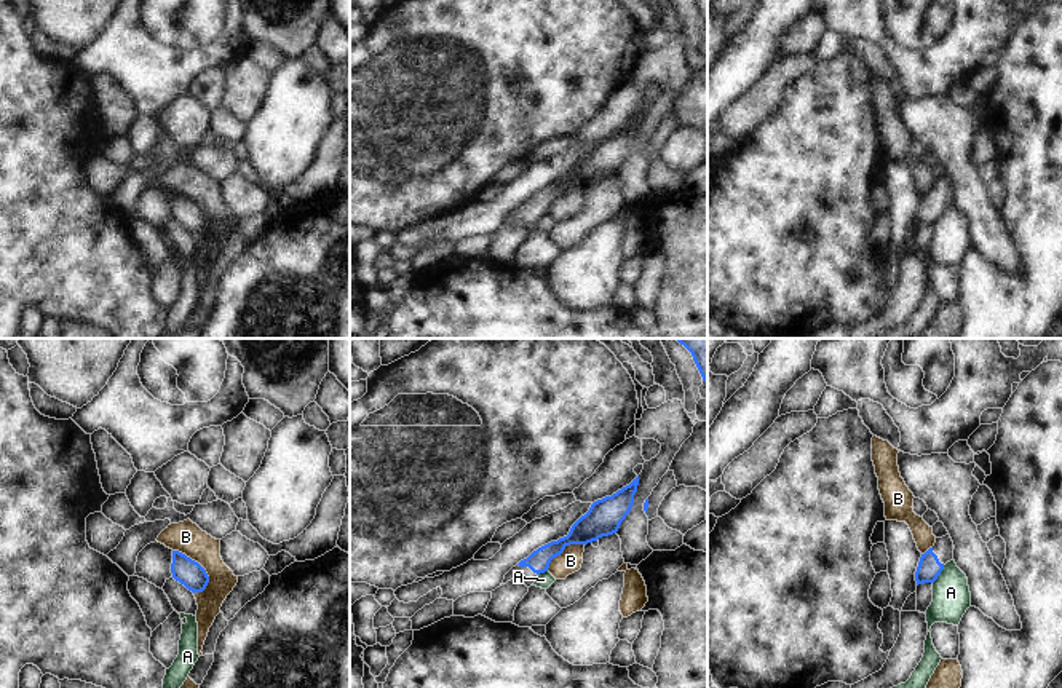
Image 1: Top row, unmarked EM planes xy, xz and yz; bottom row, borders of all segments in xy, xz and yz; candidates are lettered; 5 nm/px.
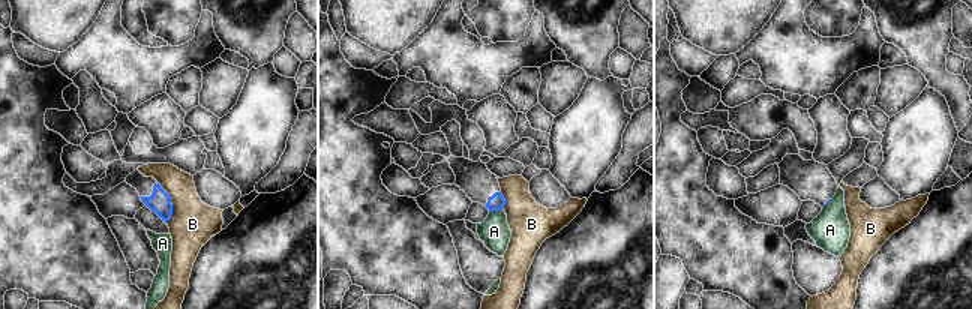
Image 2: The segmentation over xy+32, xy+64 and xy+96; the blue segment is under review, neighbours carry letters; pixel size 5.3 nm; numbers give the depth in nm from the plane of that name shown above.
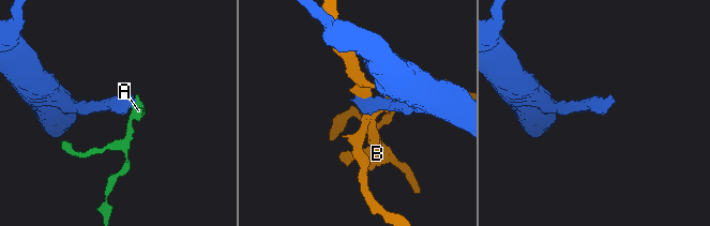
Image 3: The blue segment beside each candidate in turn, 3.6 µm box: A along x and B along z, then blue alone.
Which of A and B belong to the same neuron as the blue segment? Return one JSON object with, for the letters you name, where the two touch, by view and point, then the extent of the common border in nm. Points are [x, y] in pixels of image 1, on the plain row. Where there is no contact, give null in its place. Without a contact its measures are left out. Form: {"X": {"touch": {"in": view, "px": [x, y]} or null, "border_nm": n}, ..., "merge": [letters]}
{"merge": []}

